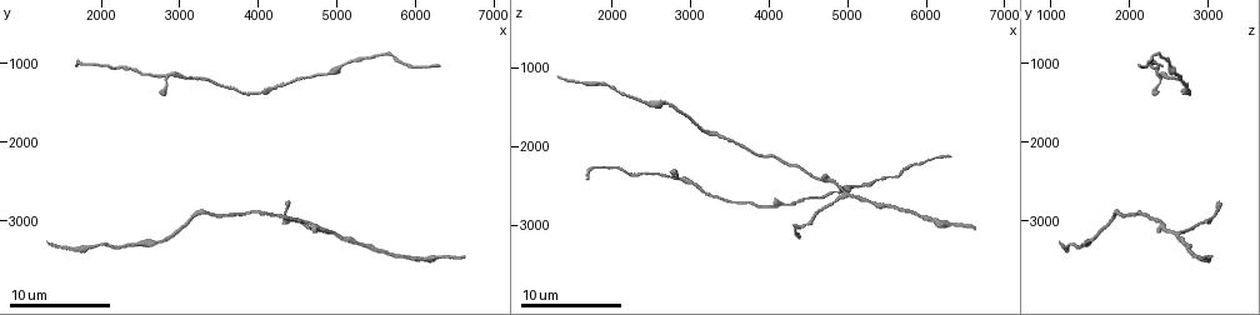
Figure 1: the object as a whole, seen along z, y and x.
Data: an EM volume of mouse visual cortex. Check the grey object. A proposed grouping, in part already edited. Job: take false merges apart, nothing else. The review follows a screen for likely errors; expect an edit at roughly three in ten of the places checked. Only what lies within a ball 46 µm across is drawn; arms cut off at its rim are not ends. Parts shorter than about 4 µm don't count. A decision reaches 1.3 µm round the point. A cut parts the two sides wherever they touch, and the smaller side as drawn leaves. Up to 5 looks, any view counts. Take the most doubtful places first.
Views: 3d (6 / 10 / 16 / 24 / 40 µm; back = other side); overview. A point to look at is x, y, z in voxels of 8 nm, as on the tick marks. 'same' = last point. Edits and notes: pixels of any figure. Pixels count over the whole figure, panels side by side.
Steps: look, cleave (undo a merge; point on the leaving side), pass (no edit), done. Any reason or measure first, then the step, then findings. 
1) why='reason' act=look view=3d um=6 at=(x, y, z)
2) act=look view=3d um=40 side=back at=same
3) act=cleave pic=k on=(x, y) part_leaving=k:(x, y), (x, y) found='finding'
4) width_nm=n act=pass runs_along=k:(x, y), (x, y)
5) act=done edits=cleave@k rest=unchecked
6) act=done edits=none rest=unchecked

why='side arm on a straight run' act=look view=3d um=6 at=(4900, 3200, 2550)

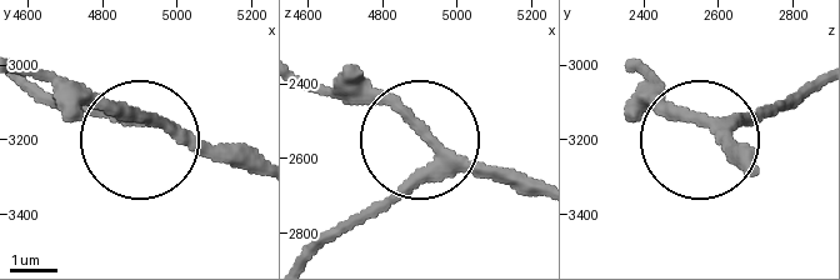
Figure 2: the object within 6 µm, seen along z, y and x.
why='from behind' act=look view=3d um=6 side=back at=(4950, 3150, 2560)

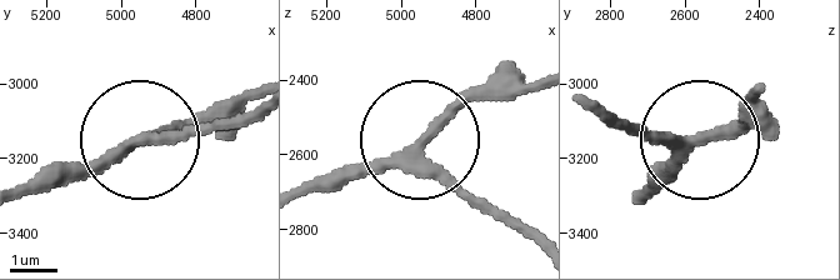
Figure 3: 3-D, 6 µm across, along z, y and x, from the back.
act=pass runs_along=3:(598, 115), (693, 139), (645, 190) found='all the same neuron'

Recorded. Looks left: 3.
why='three arms meet' act=look view=3d um=10 at=(2800, 1200, 2400)

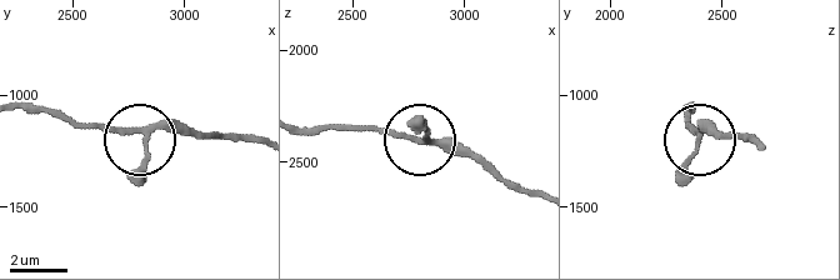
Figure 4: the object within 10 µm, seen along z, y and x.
act=pass found='all the same neuron'

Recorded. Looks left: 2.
why='calibre changes' act=look view=3d um=10 at=(2750, 3300, 1500)

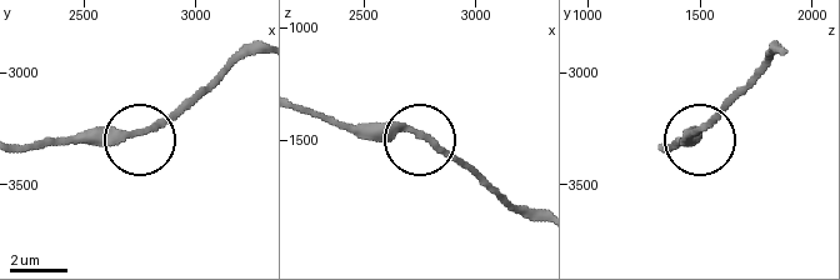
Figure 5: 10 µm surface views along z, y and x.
width_nm=250 act=pass runs_along=5:(259, 53), (238, 58), (144, 129), (68, 139) found='all the same neuron'

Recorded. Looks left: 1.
act=done edits=none rest=unchecked

